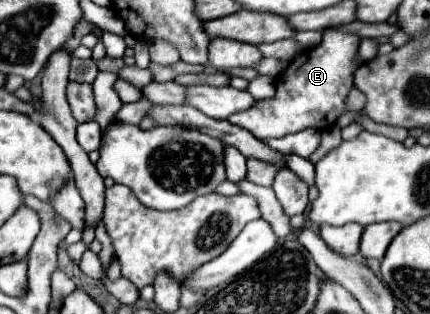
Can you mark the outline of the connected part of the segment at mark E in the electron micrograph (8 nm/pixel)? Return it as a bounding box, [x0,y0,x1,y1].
[228,31,360,139]

